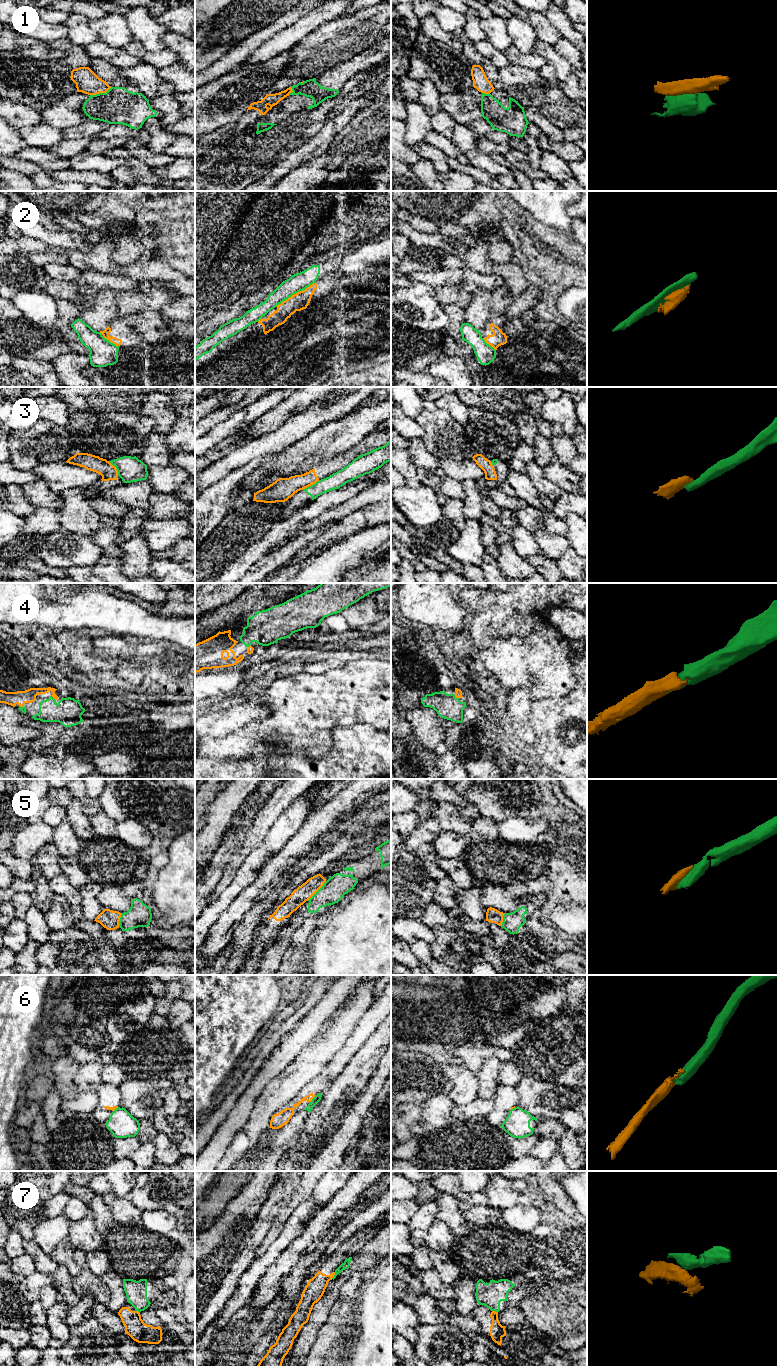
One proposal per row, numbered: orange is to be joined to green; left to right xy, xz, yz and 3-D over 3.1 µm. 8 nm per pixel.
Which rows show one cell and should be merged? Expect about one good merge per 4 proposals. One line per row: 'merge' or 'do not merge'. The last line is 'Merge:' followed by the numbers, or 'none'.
1: do not merge
2: do not merge
3: do not merge
4: merge
5: do not merge
6: do not merge
7: do not merge
Merge: 4

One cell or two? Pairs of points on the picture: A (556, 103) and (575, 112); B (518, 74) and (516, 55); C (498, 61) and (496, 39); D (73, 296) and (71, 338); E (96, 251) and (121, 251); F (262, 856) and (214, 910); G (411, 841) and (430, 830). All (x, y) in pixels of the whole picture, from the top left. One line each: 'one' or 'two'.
A: one
B: two
C: two
D: one
E: two
F: one
G: one

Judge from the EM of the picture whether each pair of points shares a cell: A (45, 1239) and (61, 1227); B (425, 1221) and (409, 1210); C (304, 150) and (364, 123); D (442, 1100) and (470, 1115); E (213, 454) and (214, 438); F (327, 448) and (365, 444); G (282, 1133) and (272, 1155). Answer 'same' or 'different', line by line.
A: same
B: different
C: different
D: same
E: different
F: different
G: same

